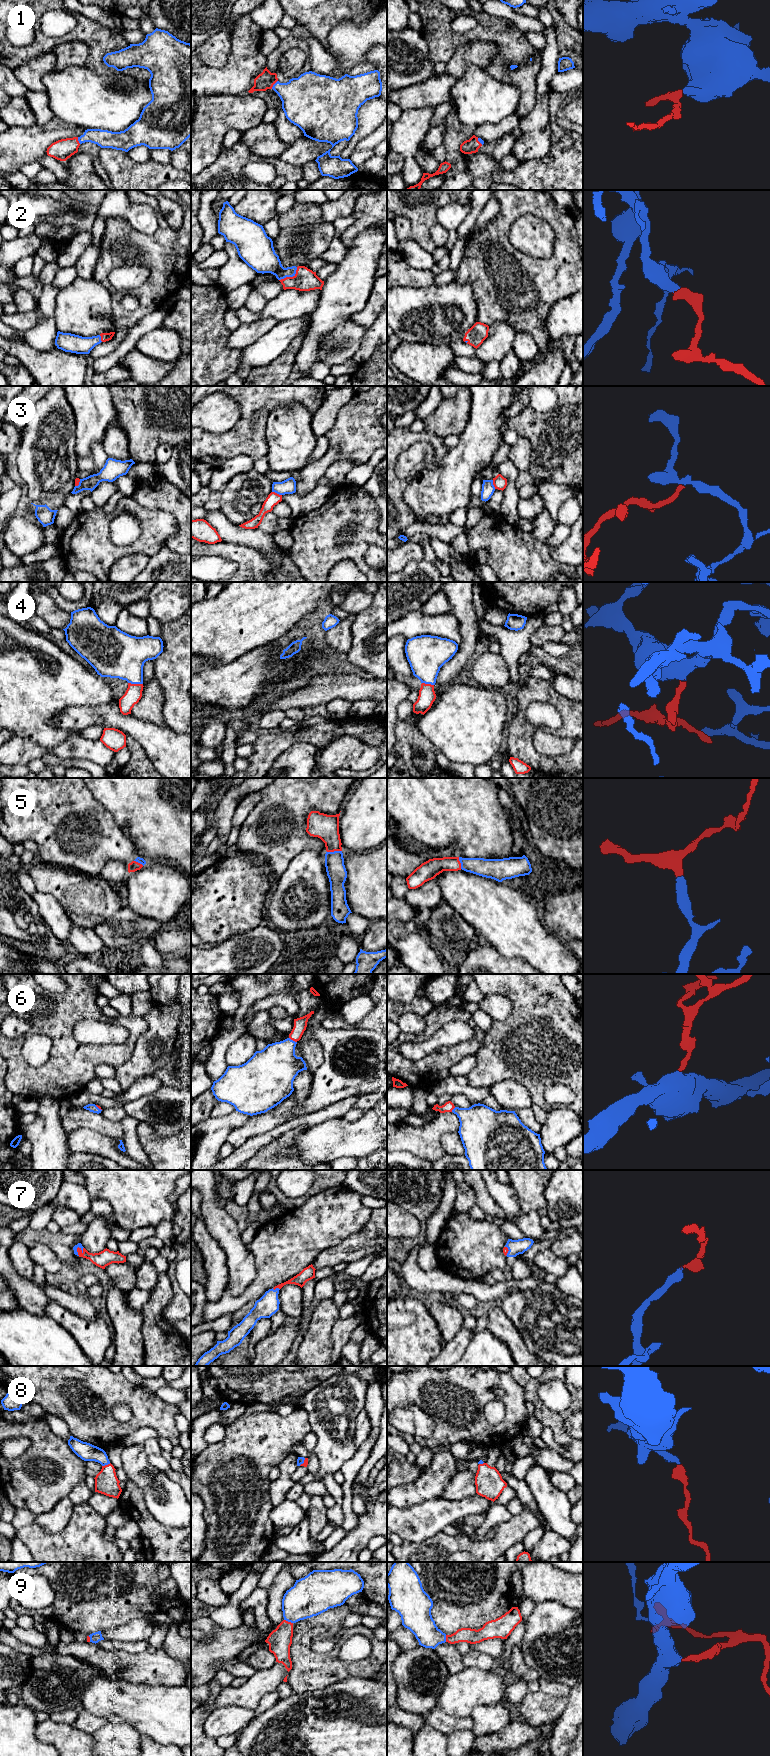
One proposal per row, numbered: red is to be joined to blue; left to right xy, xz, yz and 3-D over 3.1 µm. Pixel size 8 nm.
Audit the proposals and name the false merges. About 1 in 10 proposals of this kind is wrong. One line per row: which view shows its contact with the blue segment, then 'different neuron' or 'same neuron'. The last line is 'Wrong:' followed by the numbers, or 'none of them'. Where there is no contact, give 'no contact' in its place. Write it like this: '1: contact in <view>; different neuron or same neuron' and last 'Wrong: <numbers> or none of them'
1: contact in xz; same neuron
2: contact in xz; same neuron
3: contact in xz; different neuron
4: contact in xy; same neuron
5: contact in xz; same neuron
6: contact in xz; same neuron
7: contact in xy; same neuron
8: contact in xy; same neuron
9: contact in xz; same neuron
Wrong: 3

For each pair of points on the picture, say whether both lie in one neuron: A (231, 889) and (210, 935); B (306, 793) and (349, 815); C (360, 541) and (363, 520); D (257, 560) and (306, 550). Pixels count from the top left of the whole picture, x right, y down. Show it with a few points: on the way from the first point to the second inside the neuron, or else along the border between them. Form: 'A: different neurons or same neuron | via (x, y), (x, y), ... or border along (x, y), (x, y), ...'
A: same neuron | via (227, 900), (216, 911), (213, 924)
B: different neurons | border along (351, 789), (340, 810)
C: same neuron | via (360, 536), (360, 525)
D: different neurons | border along (288, 551), (293, 563), (300, 571)

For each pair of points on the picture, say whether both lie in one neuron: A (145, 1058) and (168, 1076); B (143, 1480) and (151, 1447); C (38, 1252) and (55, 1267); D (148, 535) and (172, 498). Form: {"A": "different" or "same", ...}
{"A": "different", "B": "different", "C": "same", "D": "different"}

